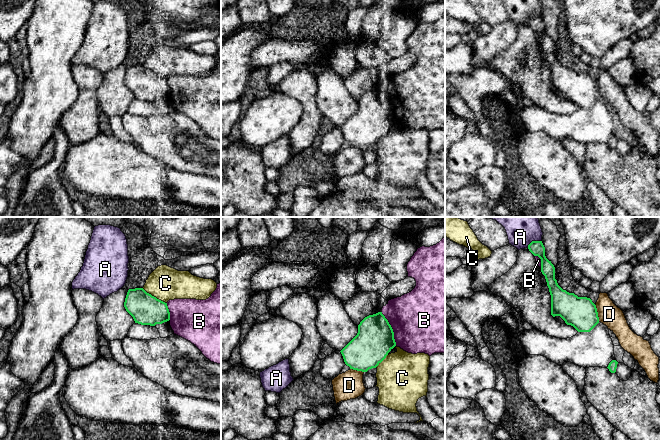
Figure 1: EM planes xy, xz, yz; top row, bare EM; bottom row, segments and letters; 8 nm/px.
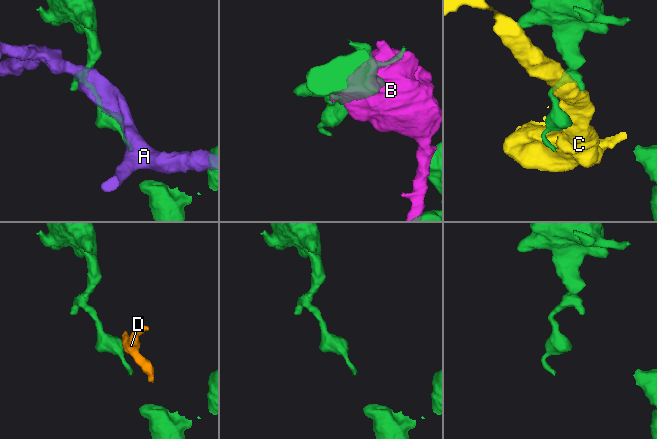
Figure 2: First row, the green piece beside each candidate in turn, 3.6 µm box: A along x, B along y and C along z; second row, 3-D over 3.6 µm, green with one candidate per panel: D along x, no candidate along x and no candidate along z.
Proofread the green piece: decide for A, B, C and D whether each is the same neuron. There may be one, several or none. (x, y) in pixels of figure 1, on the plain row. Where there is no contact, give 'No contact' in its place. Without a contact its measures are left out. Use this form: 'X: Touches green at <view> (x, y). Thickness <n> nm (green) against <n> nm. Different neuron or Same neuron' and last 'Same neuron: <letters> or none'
A: Touches green at yz (533, 17). Thickness 120 nm (green) against 190 nm. Different neuron
B: Touches green at xz (392, 105). Thickness 300 nm (green) against 500 nm. Different neuron
C: Touches green at xy (153, 72). Thickness 240 nm (green) against 280 nm. Different neuron
D: Touches green at yz (597, 89). Thickness 260 nm (green) against 180 nm. Different neuron
Same neuron: none

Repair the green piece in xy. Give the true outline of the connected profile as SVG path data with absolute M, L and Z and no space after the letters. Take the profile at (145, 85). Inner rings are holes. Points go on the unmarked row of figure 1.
M143 64L129 65L124 83L135 99L155 102L170 96L167 79L147 69Z

